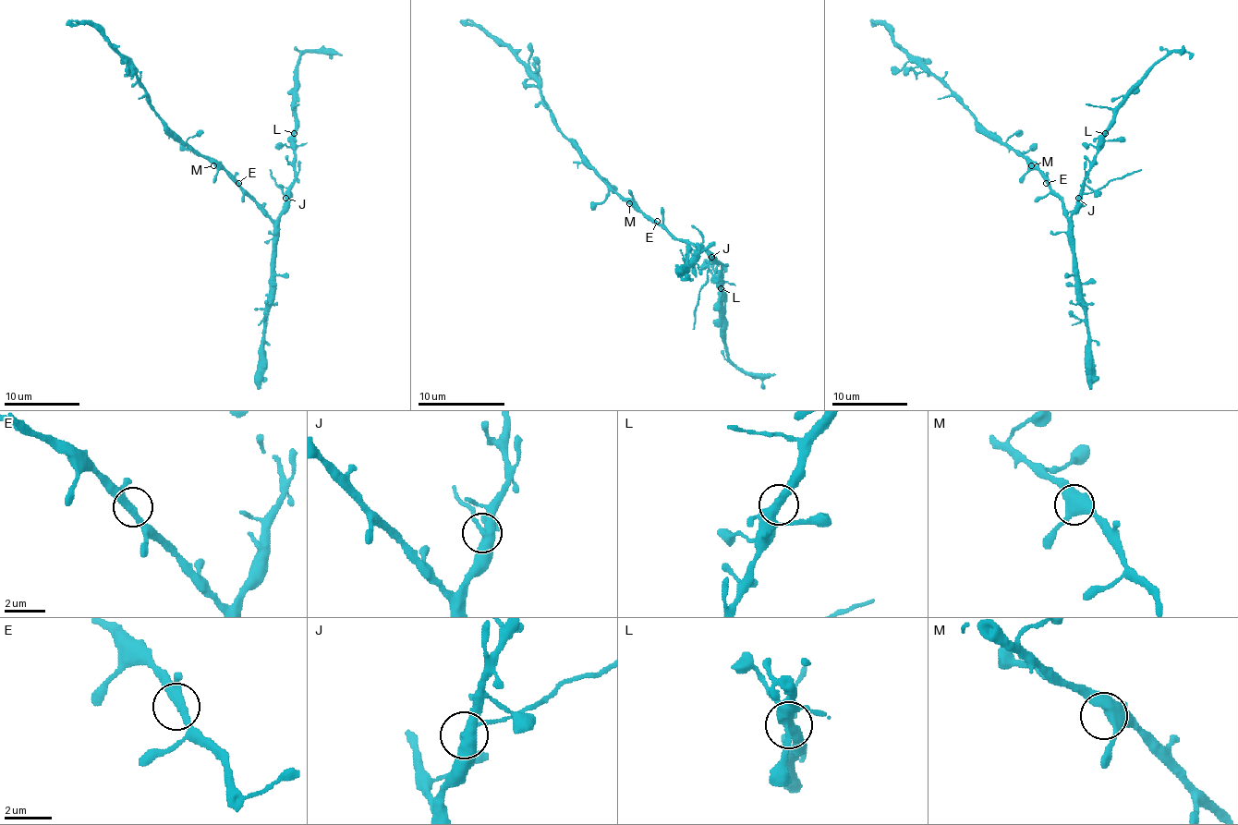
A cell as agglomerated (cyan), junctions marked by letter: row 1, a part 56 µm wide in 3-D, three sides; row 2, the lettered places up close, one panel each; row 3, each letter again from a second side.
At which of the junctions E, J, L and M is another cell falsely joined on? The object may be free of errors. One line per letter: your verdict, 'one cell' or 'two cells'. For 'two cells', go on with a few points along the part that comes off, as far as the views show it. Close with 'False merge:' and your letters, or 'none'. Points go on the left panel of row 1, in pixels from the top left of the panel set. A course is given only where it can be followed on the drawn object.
E: one cell
J: two cells | (285, 198), (269, 169)
L: one cell
M: one cell
False merge: J

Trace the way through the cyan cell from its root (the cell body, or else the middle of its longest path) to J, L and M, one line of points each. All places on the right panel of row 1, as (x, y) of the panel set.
J: (1048, 183), (1069, 219), (1078, 198)
L: (1048, 183), (1069, 219), (1076, 206), (1085, 175), (1098, 151), (1098, 141), (1105, 133)
M: (1048, 183), (1031, 165)

